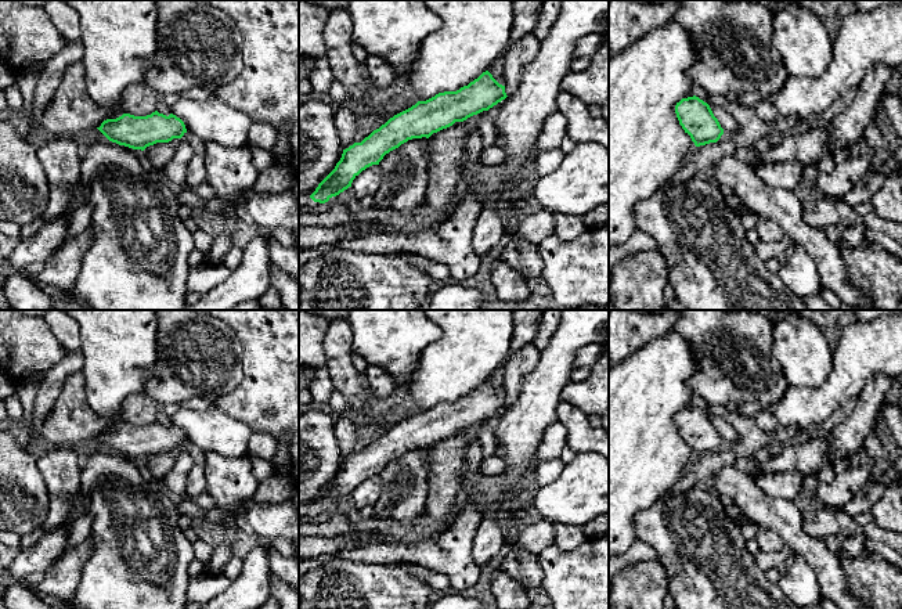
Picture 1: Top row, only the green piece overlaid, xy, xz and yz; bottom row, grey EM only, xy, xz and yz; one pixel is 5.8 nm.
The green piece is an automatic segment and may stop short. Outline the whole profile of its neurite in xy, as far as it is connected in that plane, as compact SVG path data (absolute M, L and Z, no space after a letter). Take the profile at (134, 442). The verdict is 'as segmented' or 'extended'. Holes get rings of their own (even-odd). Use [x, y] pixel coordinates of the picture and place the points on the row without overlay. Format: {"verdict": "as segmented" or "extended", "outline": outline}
{"verdict": "as segmented", "outline": "M158 421L147 426L123 424L116 429L104 430L97 439L109 451L141 461L156 453L181 448L187 443L180 428L173 424L166 426Z"}

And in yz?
{"verdict": "as segmented", "outline": "M696 406L676 412L675 424L679 435L690 446L696 457L717 453L724 444L724 439L710 415Z"}

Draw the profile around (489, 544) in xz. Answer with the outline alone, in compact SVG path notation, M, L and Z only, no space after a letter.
M490 508L477 527L473 540L473 559L481 567L493 566L506 548L506 540L495 518L494 508Z

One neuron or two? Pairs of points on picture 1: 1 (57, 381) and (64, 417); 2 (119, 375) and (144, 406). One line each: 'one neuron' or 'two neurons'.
1: two neurons
2: two neurons

